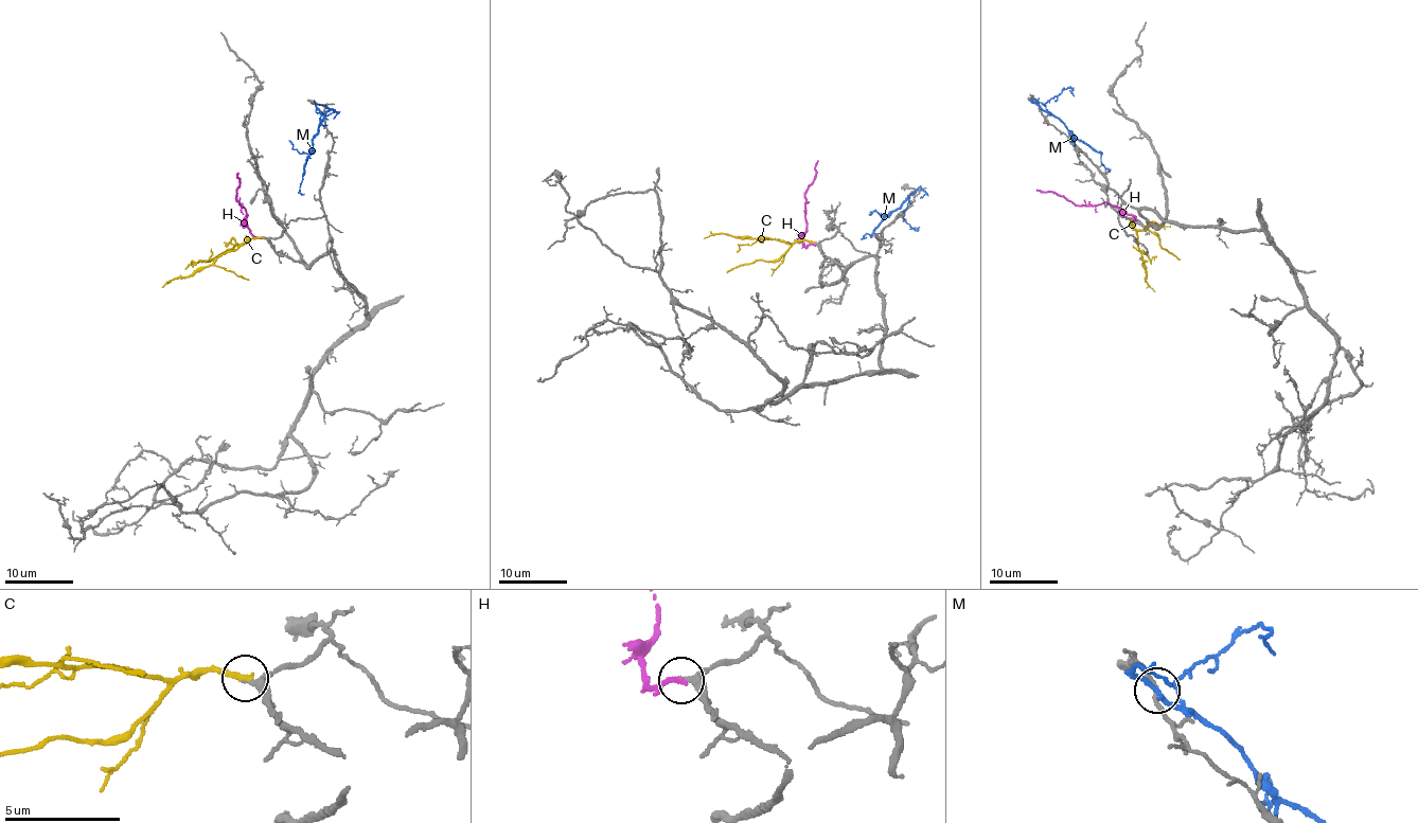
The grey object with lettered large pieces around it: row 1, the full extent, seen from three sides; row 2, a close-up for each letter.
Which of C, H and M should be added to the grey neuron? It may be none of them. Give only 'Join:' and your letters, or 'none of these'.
Join: H

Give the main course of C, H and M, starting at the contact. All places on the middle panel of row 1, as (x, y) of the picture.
C: (813, 243), (740, 238), (725, 233), (704, 237)
H: (813, 245), (803, 244), (804, 192), (813, 181), (817, 160)
M: (914, 194), (869, 235), (864, 235), (866, 236)

